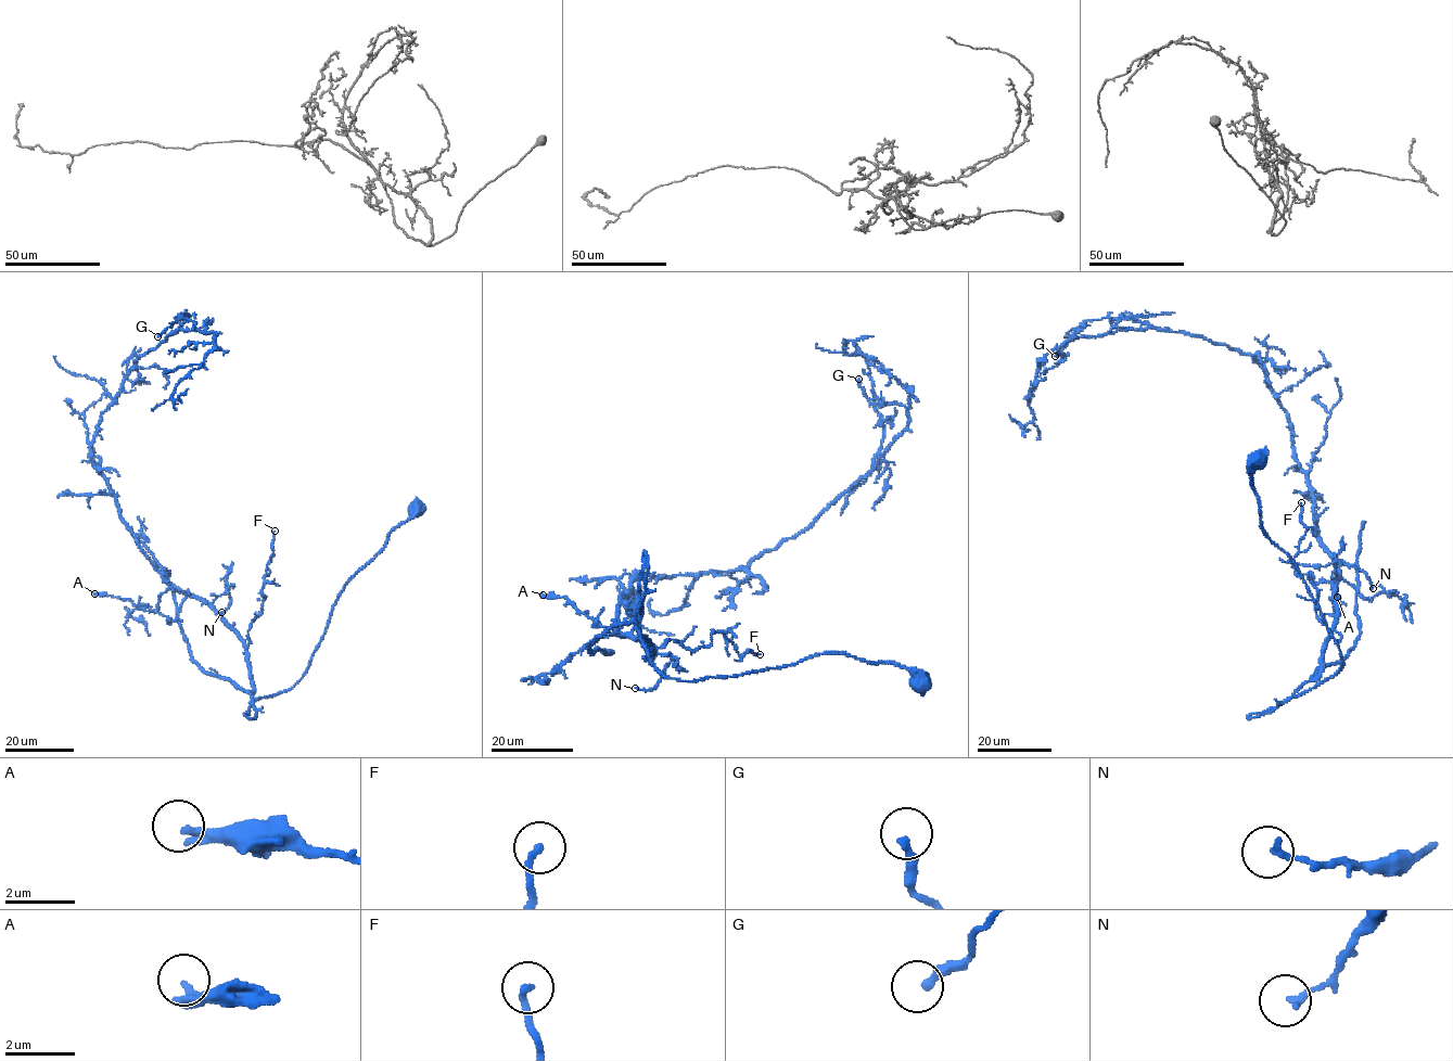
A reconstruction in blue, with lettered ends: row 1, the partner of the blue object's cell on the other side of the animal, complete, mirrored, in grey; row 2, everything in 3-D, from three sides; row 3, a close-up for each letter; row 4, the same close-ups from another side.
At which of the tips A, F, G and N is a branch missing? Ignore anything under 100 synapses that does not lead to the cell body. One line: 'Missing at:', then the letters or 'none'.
Missing at: none

